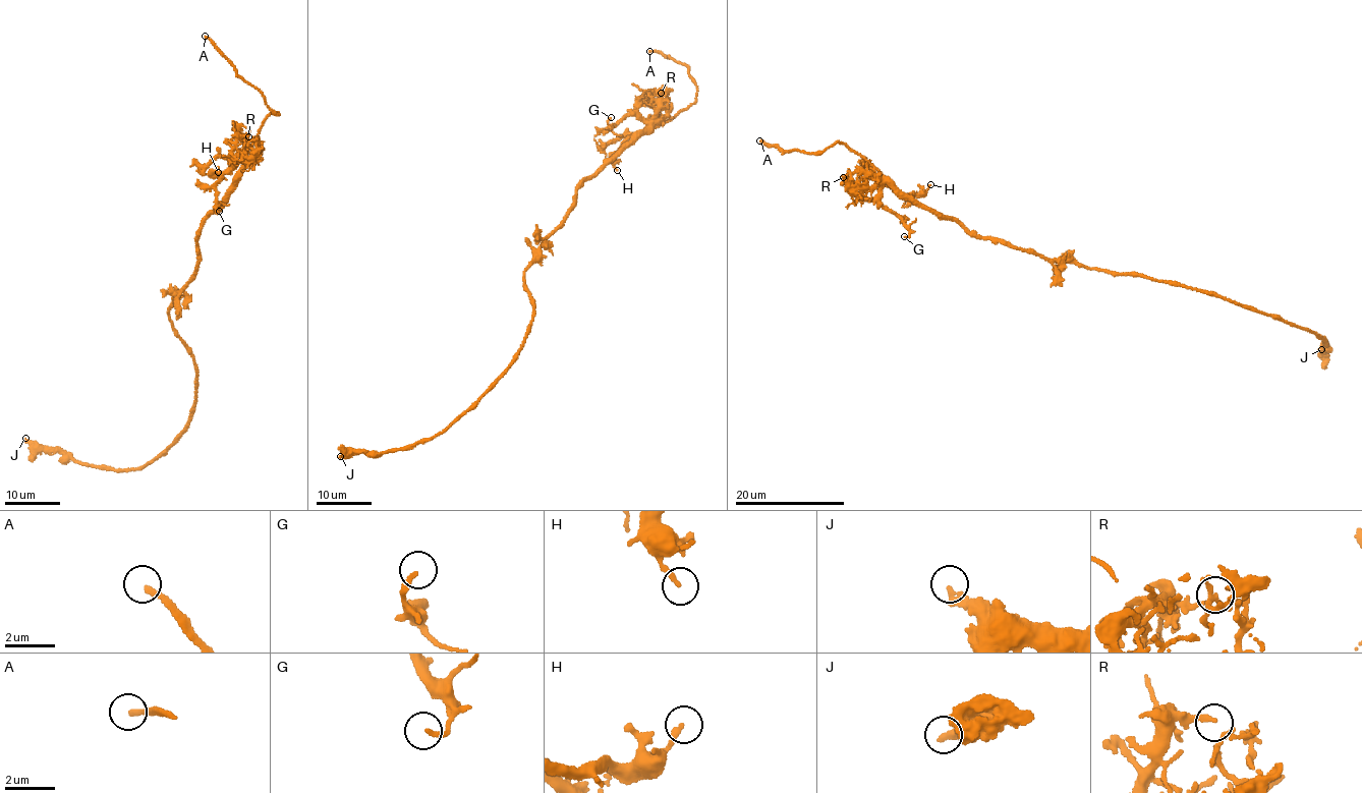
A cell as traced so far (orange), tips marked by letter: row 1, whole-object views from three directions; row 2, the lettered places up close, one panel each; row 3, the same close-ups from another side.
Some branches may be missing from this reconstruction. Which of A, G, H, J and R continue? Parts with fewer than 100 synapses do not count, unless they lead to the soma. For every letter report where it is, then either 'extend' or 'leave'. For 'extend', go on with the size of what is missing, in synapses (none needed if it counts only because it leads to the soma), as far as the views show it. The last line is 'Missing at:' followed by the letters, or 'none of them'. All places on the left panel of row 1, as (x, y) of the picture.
A: at (205, 36); extend
G: at (219, 211); leave
H: at (218, 172); leave
J: at (25, 438); leave
R: at (248, 136); leave
Missing at: A

